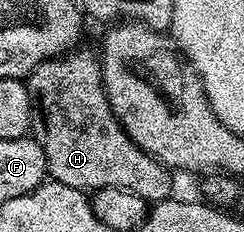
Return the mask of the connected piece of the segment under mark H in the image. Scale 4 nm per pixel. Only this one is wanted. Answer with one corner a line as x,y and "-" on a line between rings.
75,48
58,58
41,62
29,78
25,79
28,96
34,101
30,129
40,148
44,148
47,175
53,181
68,184
77,190
124,188
128,192
136,192
136,196
140,196
148,204
164,201
175,193
175,175
148,152
140,149
124,132
118,118
110,110
108,96
102,87
102,67
95,51
93,54
90,50
82,49

